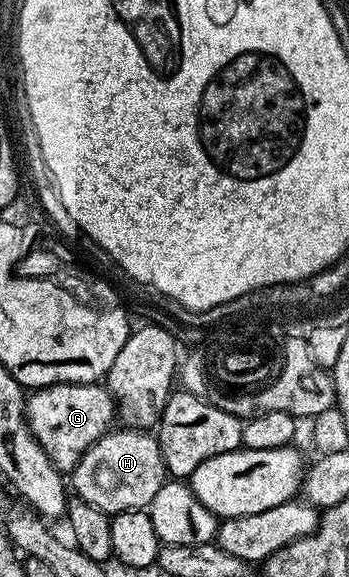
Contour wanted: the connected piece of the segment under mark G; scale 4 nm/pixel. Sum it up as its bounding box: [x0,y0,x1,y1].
[25,383,117,473]

